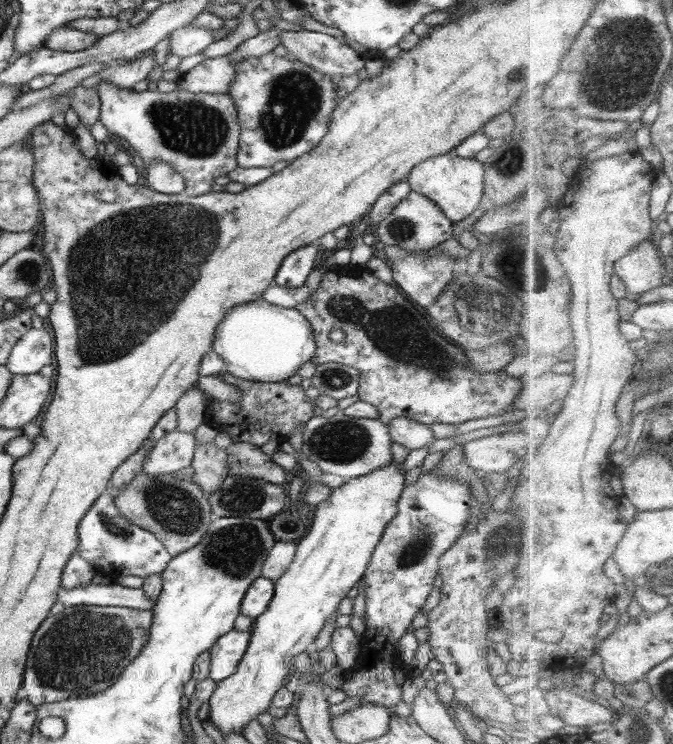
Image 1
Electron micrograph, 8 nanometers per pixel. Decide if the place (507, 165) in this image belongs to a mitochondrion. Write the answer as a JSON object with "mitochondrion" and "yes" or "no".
{"mitochondrion":"yes"}

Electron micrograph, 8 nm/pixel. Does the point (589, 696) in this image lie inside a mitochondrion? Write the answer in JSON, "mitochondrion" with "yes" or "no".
{"mitochondrion":"no"}

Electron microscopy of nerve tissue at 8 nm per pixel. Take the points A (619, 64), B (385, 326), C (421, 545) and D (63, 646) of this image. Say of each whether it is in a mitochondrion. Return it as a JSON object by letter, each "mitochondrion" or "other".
{"A":"mitochondrion","B":"mitochondrion","C":"mitochondrion","D":"mitochondrion"}

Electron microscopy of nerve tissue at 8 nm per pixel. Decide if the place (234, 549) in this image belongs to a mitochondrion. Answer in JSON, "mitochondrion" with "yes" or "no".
{"mitochondrion":"yes"}

